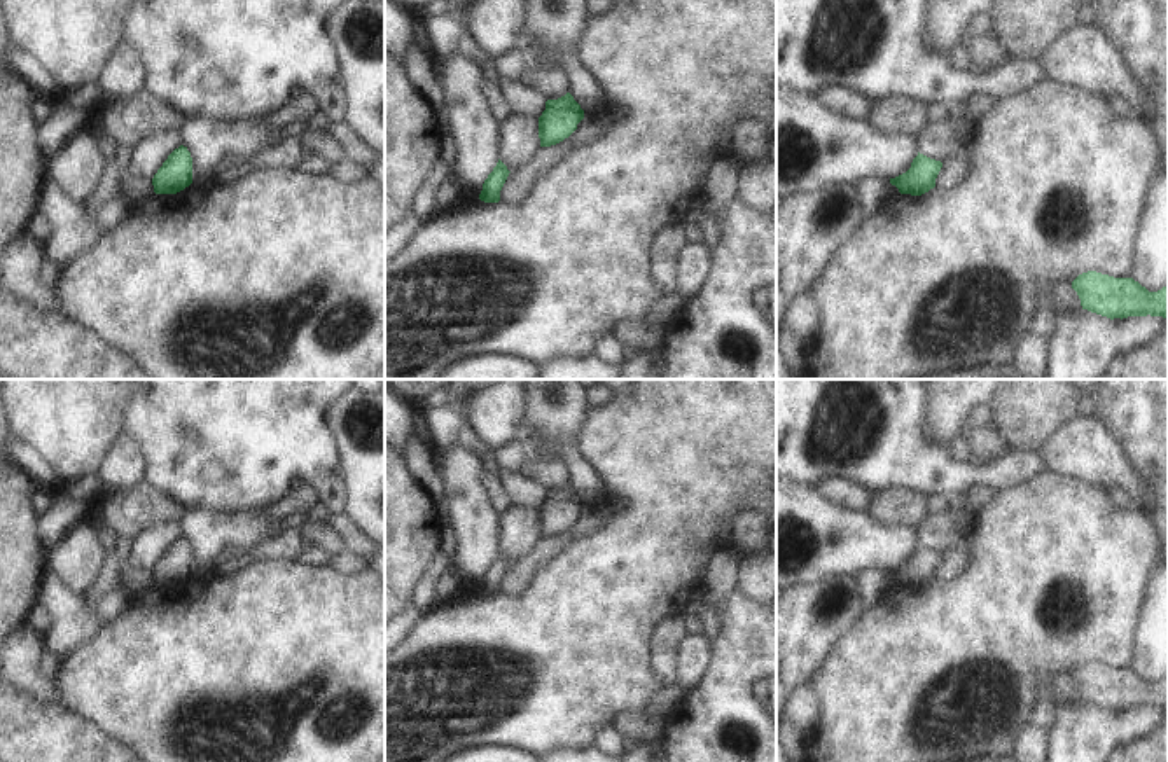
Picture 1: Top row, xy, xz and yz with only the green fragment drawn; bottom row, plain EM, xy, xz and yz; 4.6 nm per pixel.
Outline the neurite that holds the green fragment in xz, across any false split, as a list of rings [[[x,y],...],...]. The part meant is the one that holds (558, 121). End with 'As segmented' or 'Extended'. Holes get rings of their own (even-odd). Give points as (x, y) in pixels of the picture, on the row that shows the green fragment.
[[[570,93],[558,100],[547,100],[539,117],[540,147],[551,147],[568,138],[584,119],[584,110]]]. As segmented.

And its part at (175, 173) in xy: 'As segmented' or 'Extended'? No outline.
As segmented.

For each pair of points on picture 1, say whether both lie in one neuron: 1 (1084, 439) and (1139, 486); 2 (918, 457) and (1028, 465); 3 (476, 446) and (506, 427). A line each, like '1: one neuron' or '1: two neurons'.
1: one neuron
2: one neuron
3: two neurons

